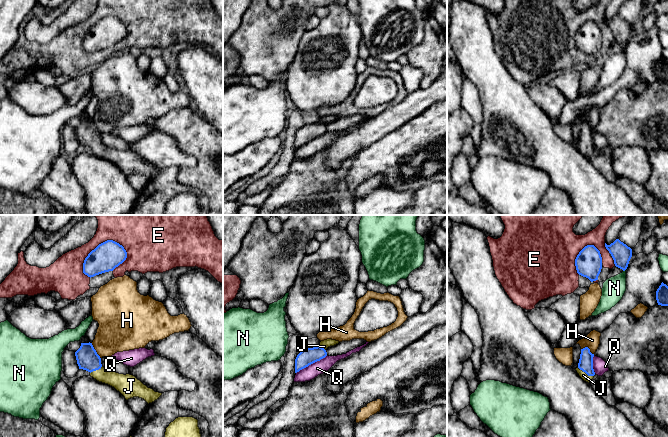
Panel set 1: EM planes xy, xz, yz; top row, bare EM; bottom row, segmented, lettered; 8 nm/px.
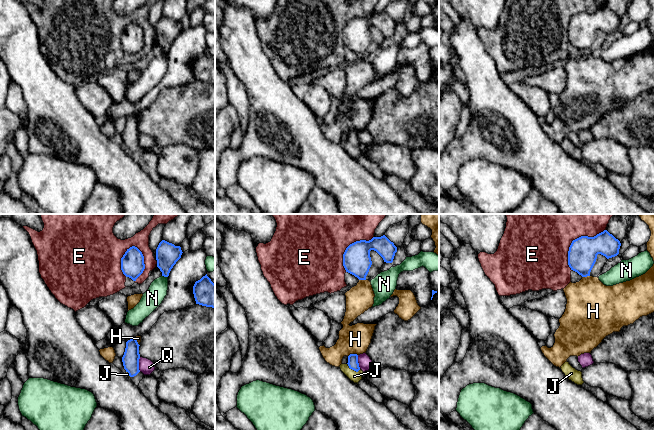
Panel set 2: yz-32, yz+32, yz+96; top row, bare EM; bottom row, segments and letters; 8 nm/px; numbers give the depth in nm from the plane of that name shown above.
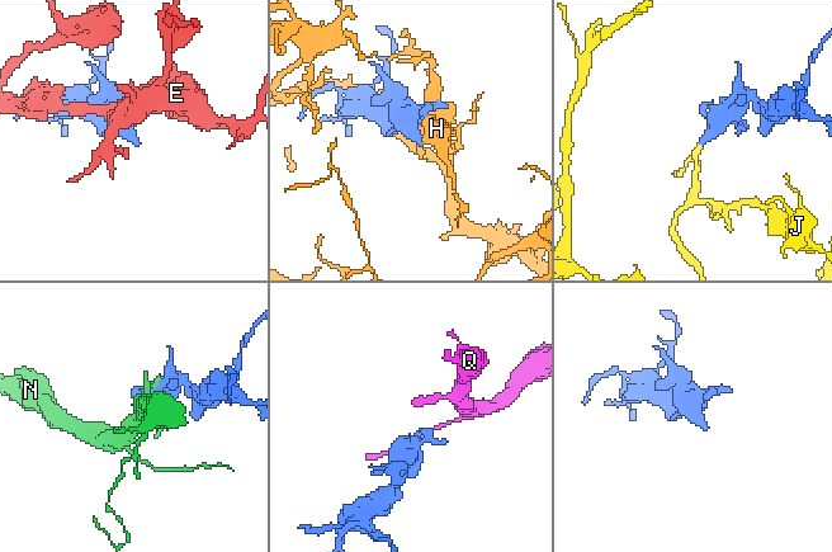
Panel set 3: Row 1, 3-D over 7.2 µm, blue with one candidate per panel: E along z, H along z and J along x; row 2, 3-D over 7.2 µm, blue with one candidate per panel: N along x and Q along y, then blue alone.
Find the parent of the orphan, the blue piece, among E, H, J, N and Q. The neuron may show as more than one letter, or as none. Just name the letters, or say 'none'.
J

